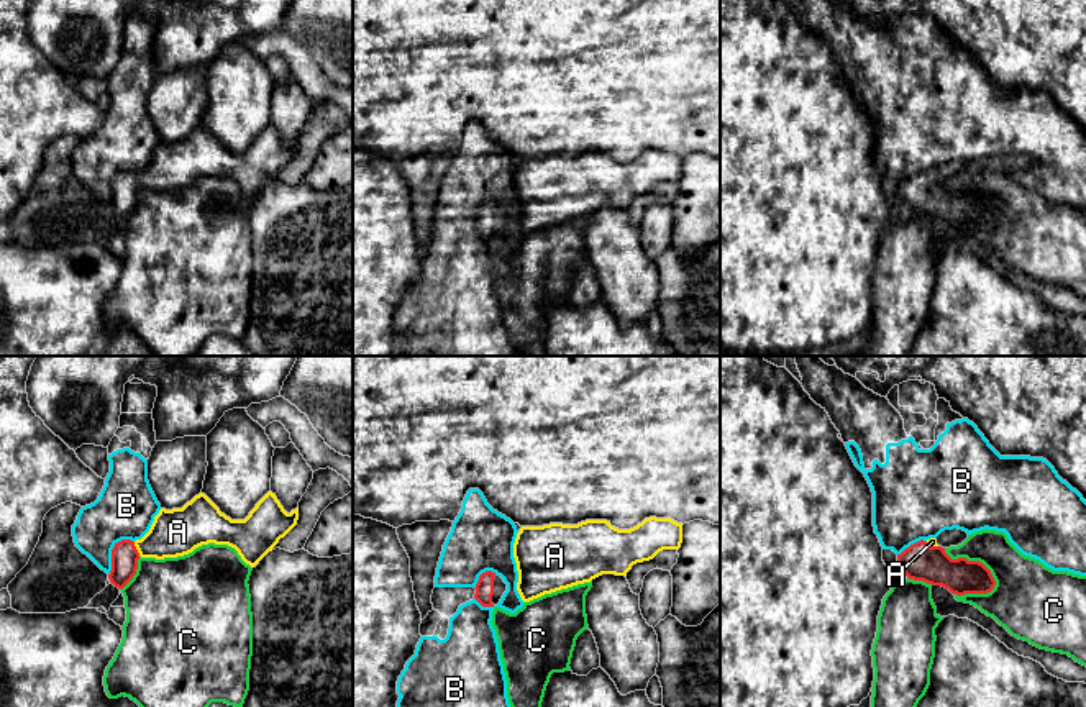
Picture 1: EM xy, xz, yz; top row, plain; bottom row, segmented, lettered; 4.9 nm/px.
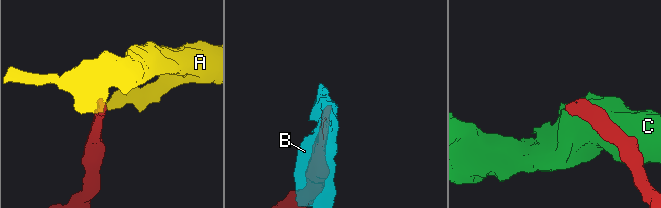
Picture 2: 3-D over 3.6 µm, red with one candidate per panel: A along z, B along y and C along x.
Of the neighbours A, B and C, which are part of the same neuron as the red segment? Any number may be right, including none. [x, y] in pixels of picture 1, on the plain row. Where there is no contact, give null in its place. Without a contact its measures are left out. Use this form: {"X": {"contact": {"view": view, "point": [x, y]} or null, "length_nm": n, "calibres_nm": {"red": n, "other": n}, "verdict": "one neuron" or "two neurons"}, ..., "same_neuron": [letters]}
{"A": {"contact": {"view": "xy", "point": [135, 181]}, "length_nm": 80, "calibres_nm": {"red": 130, "other": 240}, "verdict": "one neuron"}, "B": {"contact": {"view": "xy", "point": [112, 184]}, "length_nm": 220, "calibres_nm": {"red": 130, "other": 300}, "verdict": "two neurons"}, "C": {"contact": {"view": "yz", "point": [975, 194]}, "length_nm": 320, "calibres_nm": {"red": 180, "other": 260}, "verdict": "two neurons"}, "same_neuron": ["A"]}

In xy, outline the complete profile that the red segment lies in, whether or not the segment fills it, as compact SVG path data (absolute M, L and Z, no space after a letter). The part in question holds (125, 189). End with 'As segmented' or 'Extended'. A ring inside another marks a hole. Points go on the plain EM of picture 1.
M271 123L244 153L231 153L200 125L182 141L161 141L141 172L115 176L108 212L123 221L136 207L139 190L177 190L208 176L235 180L241 192L254 200L297 153L299 139L287 146Z. Extended

